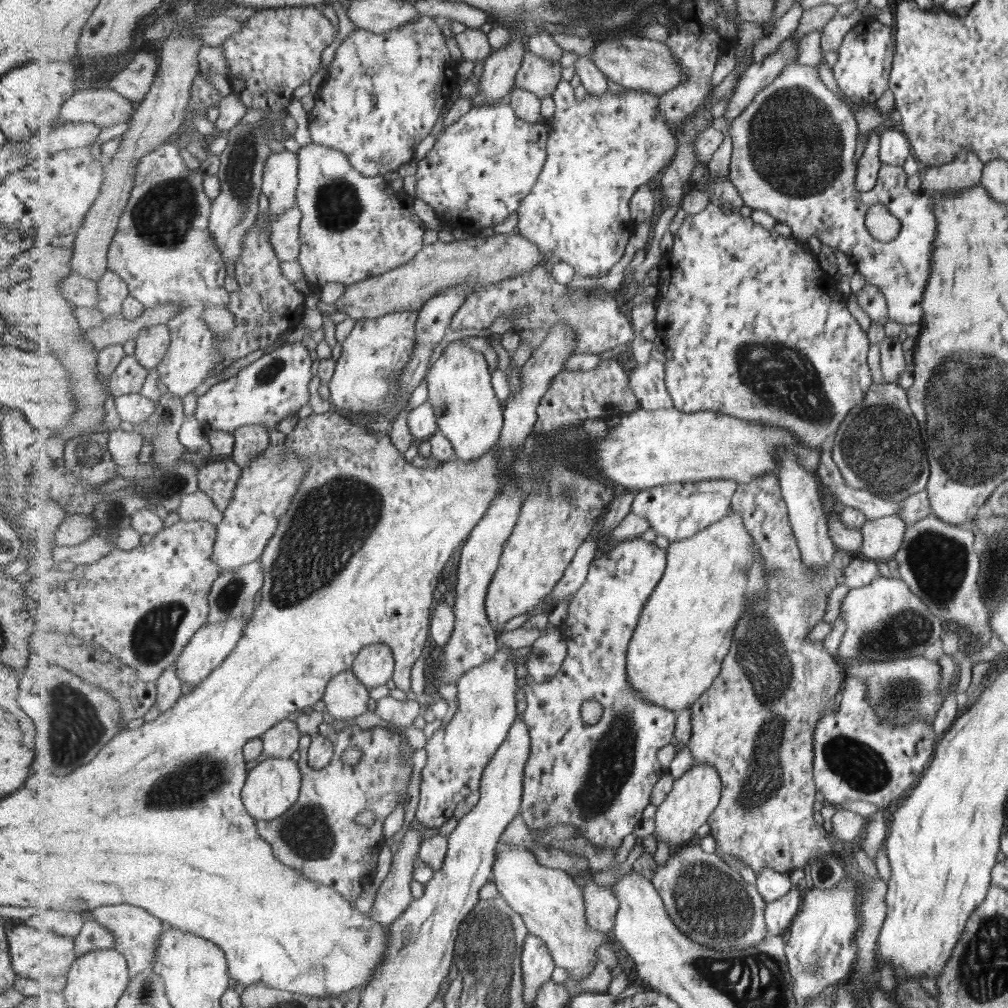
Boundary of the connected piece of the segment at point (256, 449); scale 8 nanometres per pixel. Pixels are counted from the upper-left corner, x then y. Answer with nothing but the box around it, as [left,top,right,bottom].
[232,425,269,467]

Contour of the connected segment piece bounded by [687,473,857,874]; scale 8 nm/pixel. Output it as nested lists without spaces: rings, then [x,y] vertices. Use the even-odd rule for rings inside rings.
[[[769,473],[764,477],[757,477],[756,480],[747,484],[740,484],[737,489],[736,496],[732,500],[732,510],[735,514],[741,514],[745,519],[746,529],[753,535],[756,543],[760,546],[762,557],[766,560],[766,570],[769,572],[768,577],[768,592],[764,593],[763,597],[757,598],[749,610],[743,615],[739,621],[733,637],[732,649],[725,657],[722,664],[720,676],[716,678],[711,688],[699,698],[699,700],[691,708],[691,727],[692,737],[689,740],[687,747],[689,748],[694,761],[697,763],[709,763],[713,765],[723,782],[723,793],[720,800],[720,805],[713,811],[709,819],[708,825],[712,828],[711,835],[718,842],[719,852],[717,855],[731,855],[731,857],[739,857],[745,861],[756,874],[761,874],[765,868],[781,871],[783,874],[795,872],[796,869],[803,869],[806,864],[811,864],[815,859],[825,855],[837,853],[837,847],[831,843],[834,838],[833,833],[824,830],[821,825],[815,820],[815,794],[817,794],[816,780],[814,779],[814,761],[816,758],[815,742],[816,730],[820,724],[820,720],[827,713],[826,706],[831,699],[841,695],[841,690],[844,686],[845,678],[848,675],[846,666],[841,663],[837,656],[828,653],[825,648],[824,641],[810,640],[808,634],[813,632],[813,627],[817,626],[818,622],[825,622],[825,608],[827,608],[827,595],[839,584],[844,582],[844,570],[851,564],[852,560],[857,557],[854,554],[837,547],[834,556],[834,561],[824,568],[822,572],[814,572],[810,566],[806,566],[803,561],[803,554],[800,551],[800,543],[797,540],[796,534],[792,529],[790,515],[788,514],[788,503],[784,499],[780,479]]]

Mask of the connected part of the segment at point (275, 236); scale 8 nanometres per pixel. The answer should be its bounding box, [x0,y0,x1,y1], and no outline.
[270,204,303,262]

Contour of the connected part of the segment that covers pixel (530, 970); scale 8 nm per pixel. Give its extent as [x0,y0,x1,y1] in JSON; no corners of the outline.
[522,933,556,1005]

